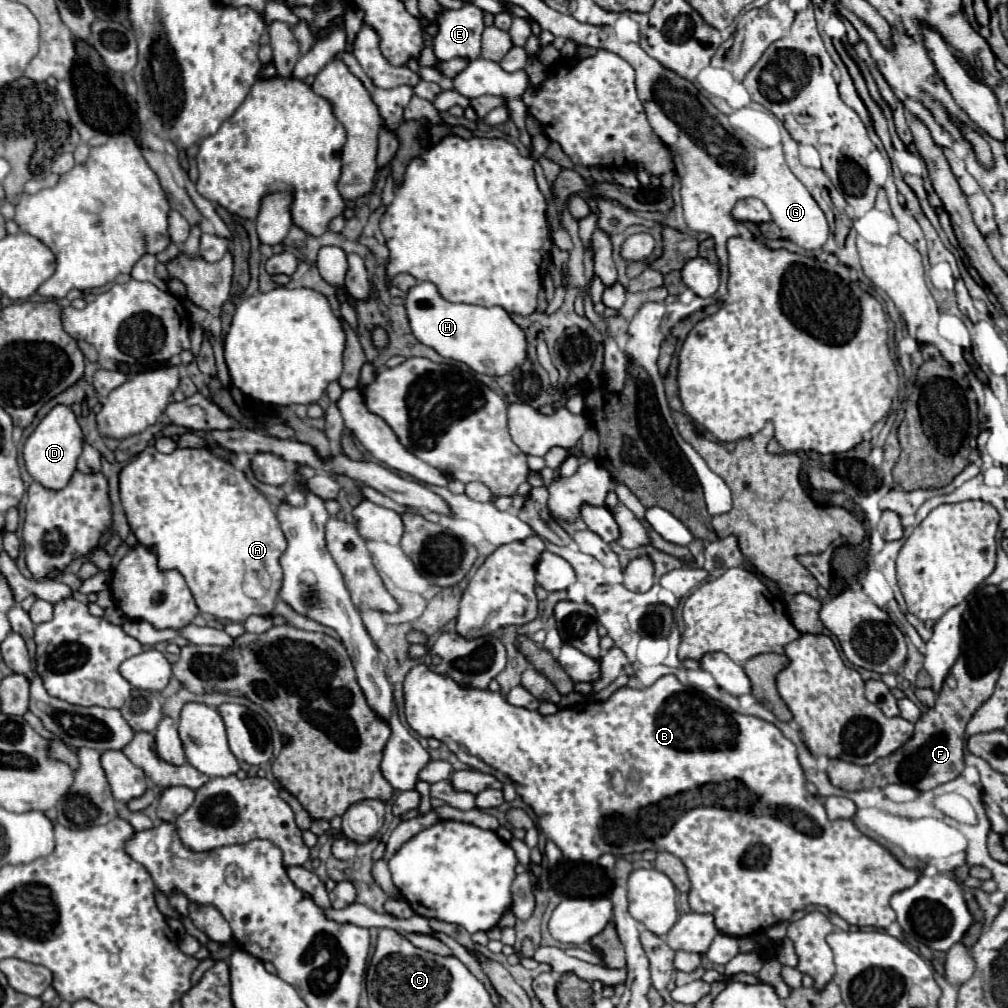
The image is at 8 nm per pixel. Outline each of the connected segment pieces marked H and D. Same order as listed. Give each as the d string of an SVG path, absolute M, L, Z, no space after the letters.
M431 282L415 284L405 298L411 330L419 342L435 348L443 358L467 364L479 374L503 376L523 364L527 340L523 330L499 306L473 306L447 302Z
M55 406L35 428L35 432L25 440L23 446L23 458L25 458L25 468L31 474L35 482L49 490L61 490L69 484L71 474L75 472L77 458L83 448L83 432L79 428L79 422L71 408L67 406Z

